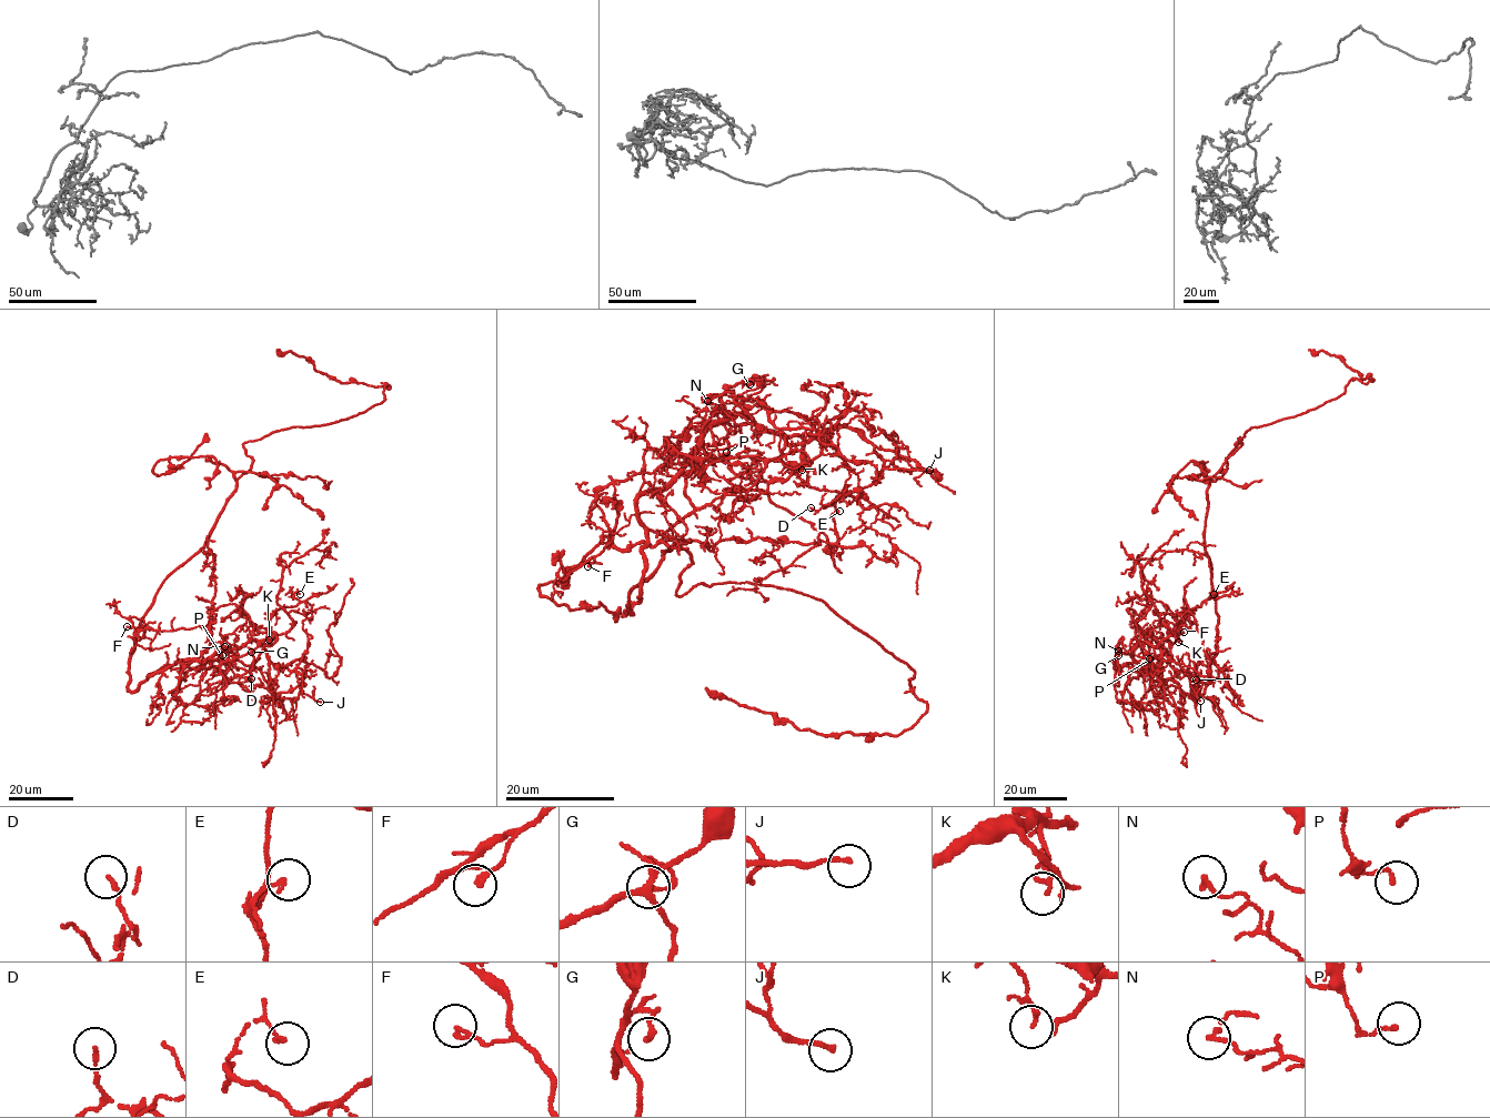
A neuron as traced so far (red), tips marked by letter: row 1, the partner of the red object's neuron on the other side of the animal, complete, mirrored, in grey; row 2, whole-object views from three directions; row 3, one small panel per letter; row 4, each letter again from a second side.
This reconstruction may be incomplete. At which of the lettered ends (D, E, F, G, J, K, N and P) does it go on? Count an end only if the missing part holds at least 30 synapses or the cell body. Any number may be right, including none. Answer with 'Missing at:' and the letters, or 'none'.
Missing at: none

